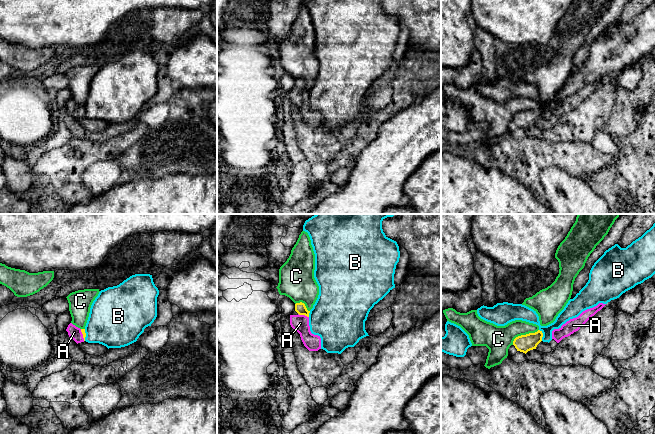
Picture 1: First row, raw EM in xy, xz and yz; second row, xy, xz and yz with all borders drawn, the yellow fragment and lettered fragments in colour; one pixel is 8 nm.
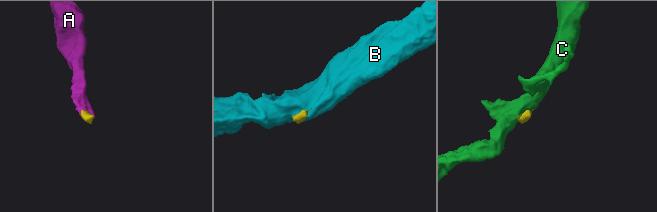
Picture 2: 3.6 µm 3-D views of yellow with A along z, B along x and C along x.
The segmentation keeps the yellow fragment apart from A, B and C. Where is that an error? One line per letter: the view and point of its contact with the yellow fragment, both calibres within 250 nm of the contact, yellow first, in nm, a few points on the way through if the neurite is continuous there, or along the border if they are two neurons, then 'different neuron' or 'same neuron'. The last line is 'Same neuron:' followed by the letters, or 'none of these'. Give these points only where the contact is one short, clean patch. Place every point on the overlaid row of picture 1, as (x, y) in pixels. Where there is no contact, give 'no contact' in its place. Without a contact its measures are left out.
A: contact xz (303, 314); calibres 90 and 140 nm; same neuron
B: contact yz (542, 335); calibres 140 and 130 nm; border yz (539, 329), (542, 333), (542, 340); different neuron
C: contact yz (523, 335); calibres 140 and 220 nm; border yz (538, 329), (532, 333), (518, 335), (512, 344); different neuron
Same neuron: A

